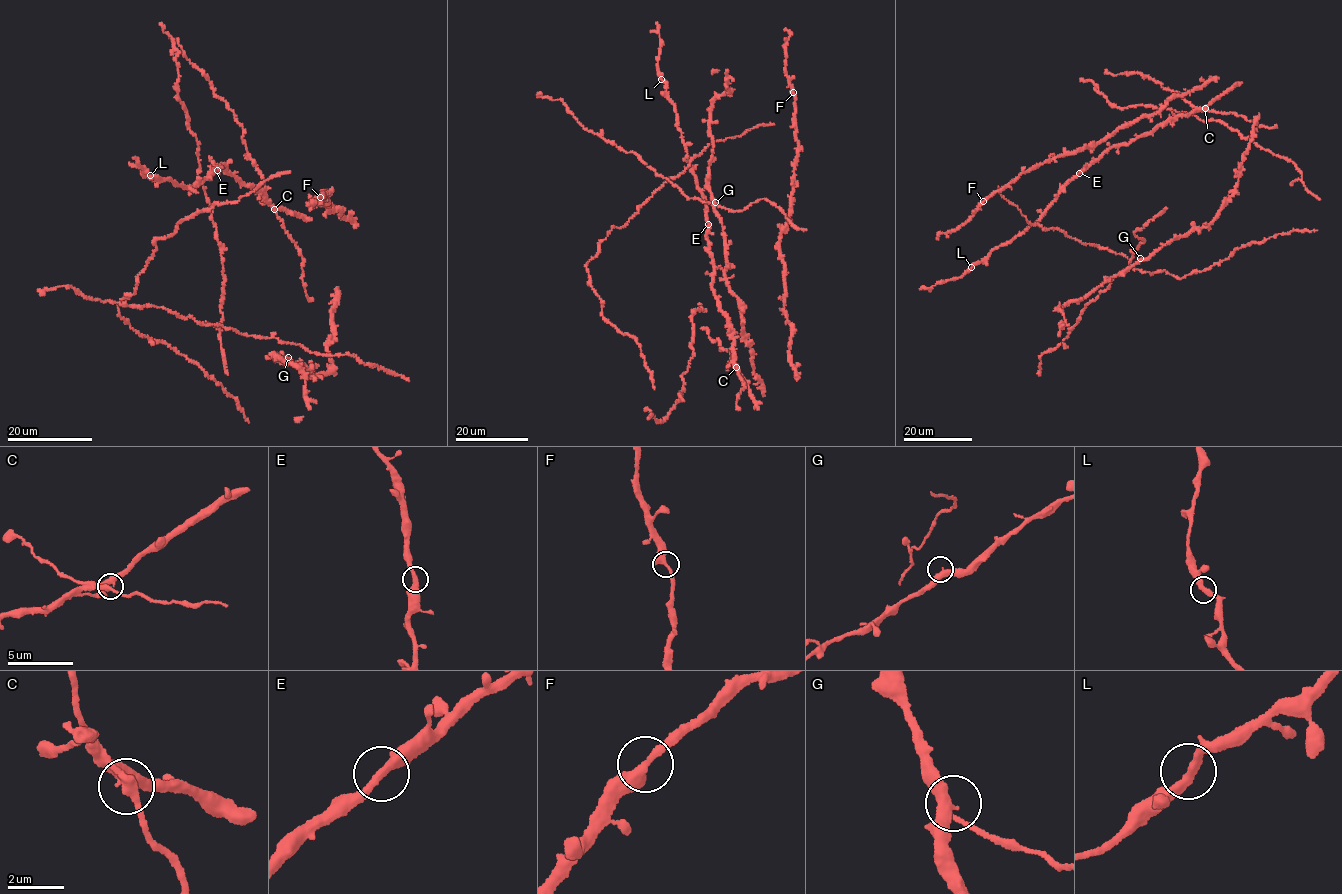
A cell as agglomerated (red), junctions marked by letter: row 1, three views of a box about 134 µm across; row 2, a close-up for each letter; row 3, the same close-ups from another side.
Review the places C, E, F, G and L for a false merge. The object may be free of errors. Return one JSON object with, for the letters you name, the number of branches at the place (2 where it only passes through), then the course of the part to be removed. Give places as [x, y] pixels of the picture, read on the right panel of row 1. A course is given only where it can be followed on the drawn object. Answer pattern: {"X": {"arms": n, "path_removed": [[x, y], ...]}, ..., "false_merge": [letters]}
{"false_merge": []}

